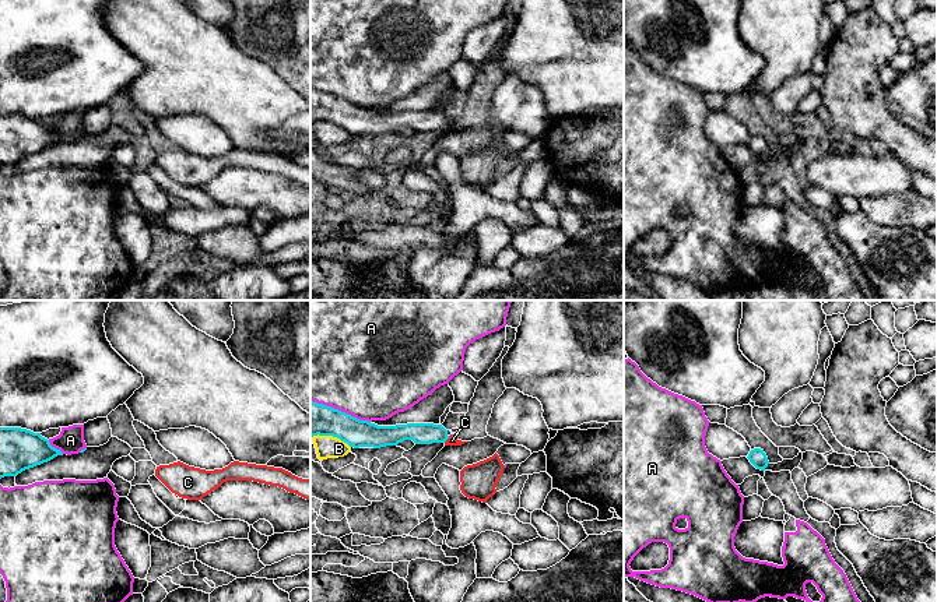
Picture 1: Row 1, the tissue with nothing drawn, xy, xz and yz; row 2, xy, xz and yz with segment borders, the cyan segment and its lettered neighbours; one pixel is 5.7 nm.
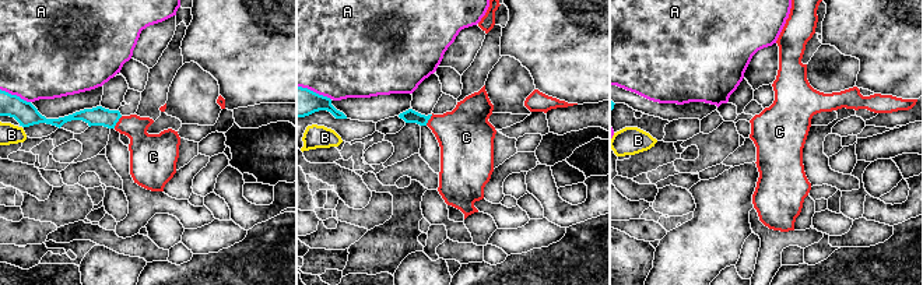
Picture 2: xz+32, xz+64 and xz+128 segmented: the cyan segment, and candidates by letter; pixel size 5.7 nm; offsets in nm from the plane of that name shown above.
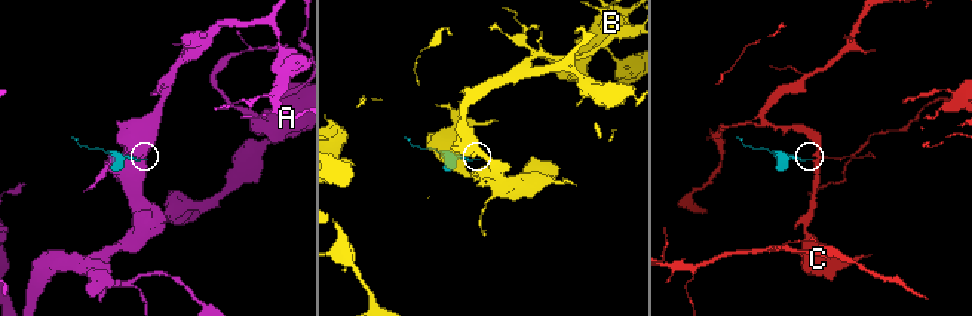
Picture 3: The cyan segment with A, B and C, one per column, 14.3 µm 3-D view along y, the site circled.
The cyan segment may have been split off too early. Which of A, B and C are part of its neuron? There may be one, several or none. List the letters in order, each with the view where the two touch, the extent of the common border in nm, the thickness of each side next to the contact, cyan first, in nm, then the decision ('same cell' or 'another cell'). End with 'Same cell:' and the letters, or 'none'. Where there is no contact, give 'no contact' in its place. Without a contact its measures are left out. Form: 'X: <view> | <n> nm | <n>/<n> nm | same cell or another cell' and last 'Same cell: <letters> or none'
A: xz | 360 nm | 190/500 nm | another cell
B: xz | 240 nm | 190/130 nm | another cell
C: xz | 50 nm | 130/60 nm | same cell
Same cell: C

